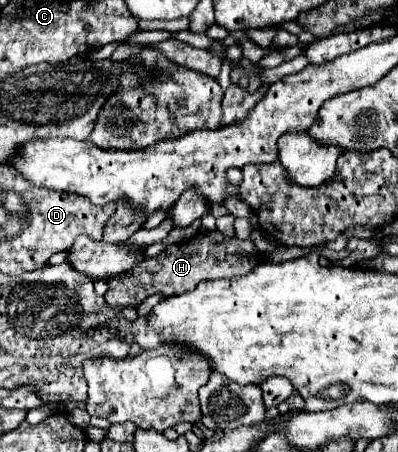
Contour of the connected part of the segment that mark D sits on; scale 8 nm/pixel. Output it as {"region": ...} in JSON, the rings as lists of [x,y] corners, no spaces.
{"region":[[[24,185],[24,187],[28,187],[24,189],[26,191],[24,197],[26,197],[32,219],[20,233],[20,271],[44,267],[54,253],[66,251],[68,245],[72,245],[72,241],[76,241],[76,237],[80,235],[102,239],[104,227],[116,211],[116,205],[92,205],[88,197],[80,197],[74,193],[32,189],[30,185]]]}

